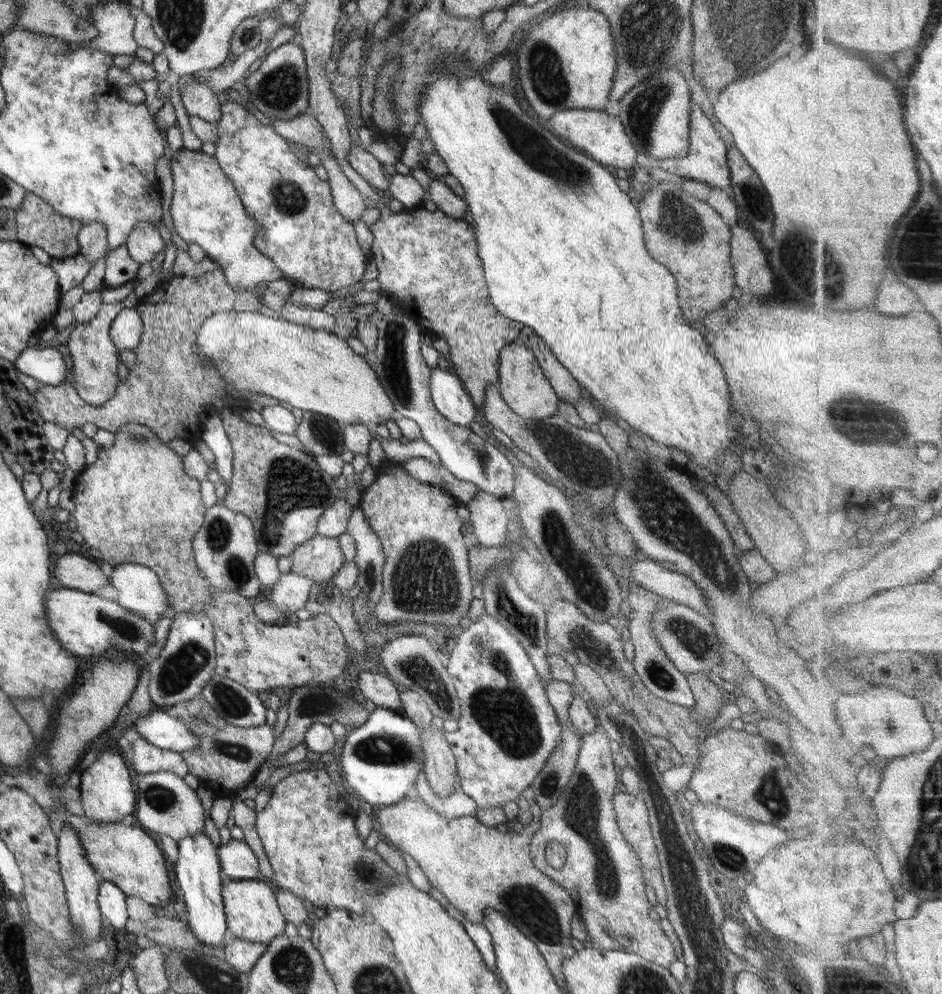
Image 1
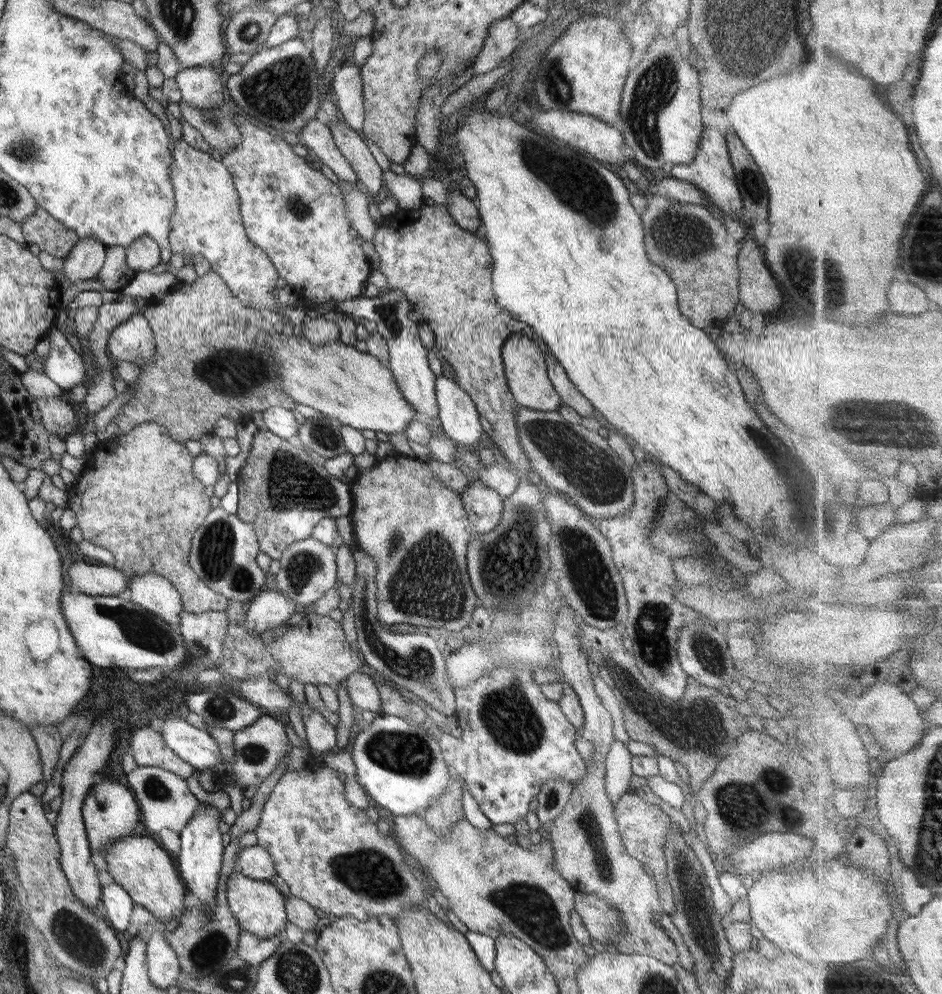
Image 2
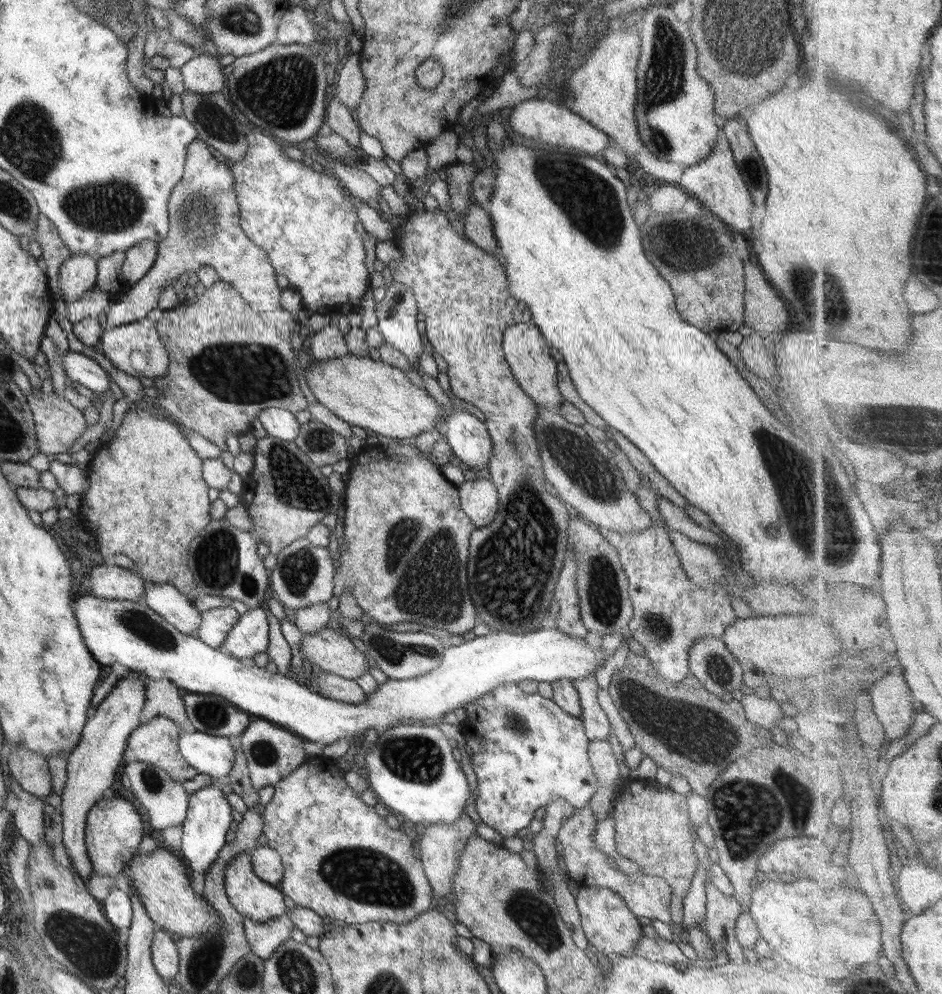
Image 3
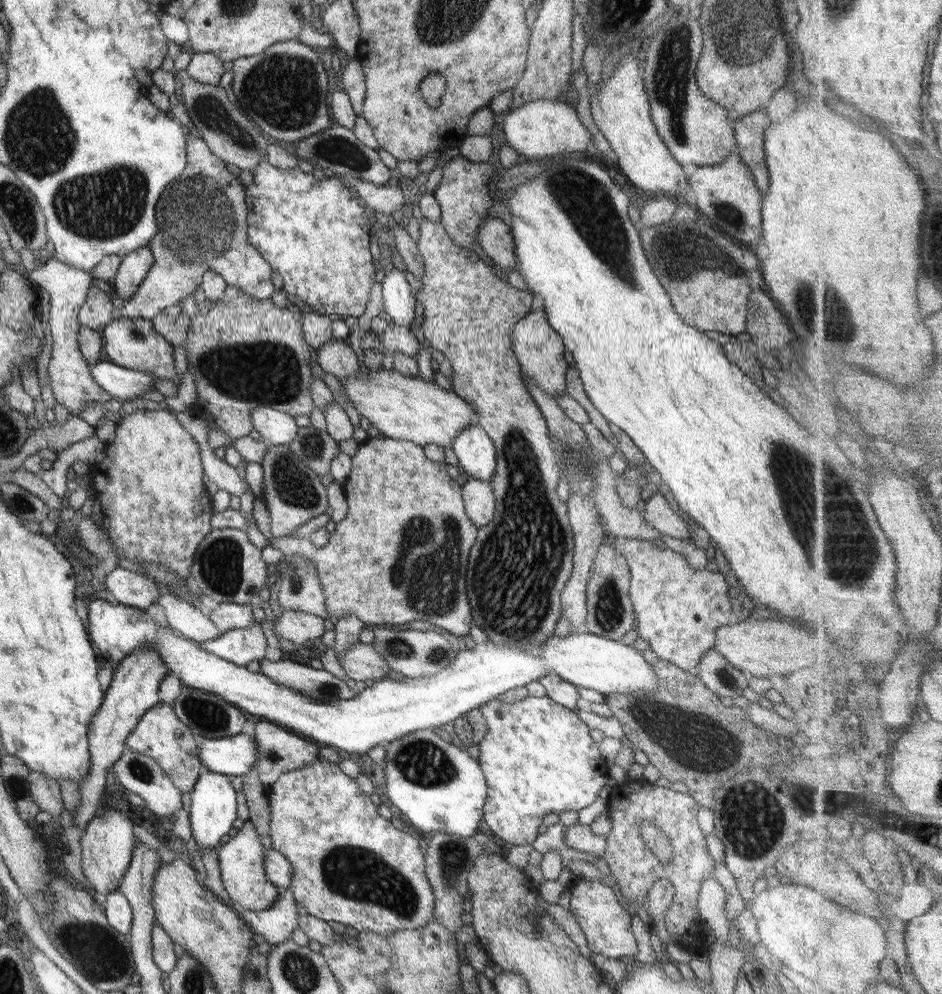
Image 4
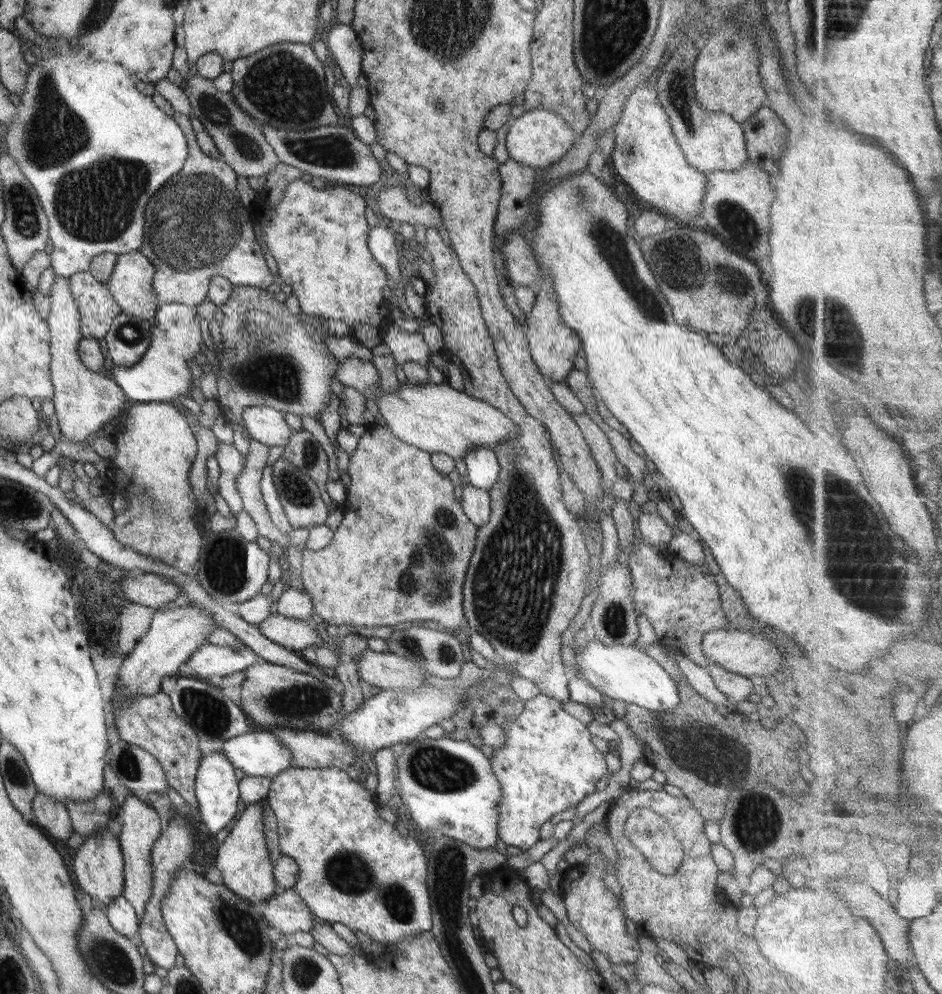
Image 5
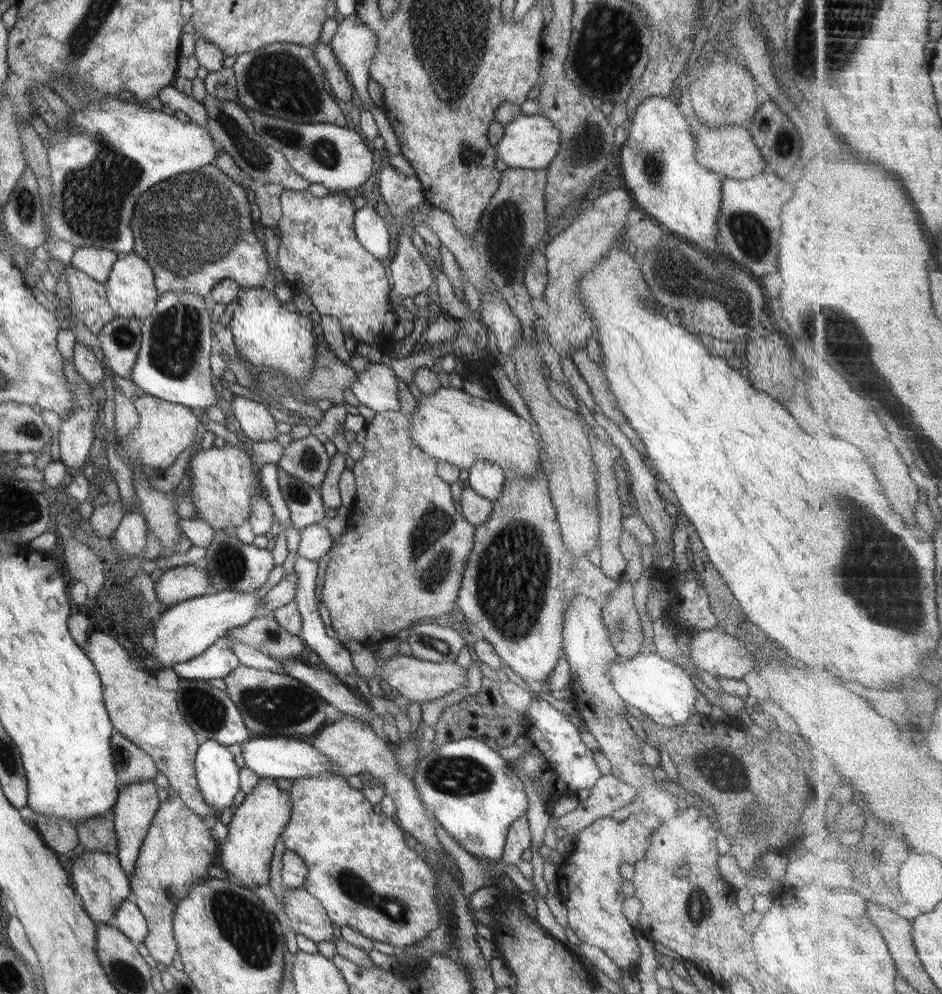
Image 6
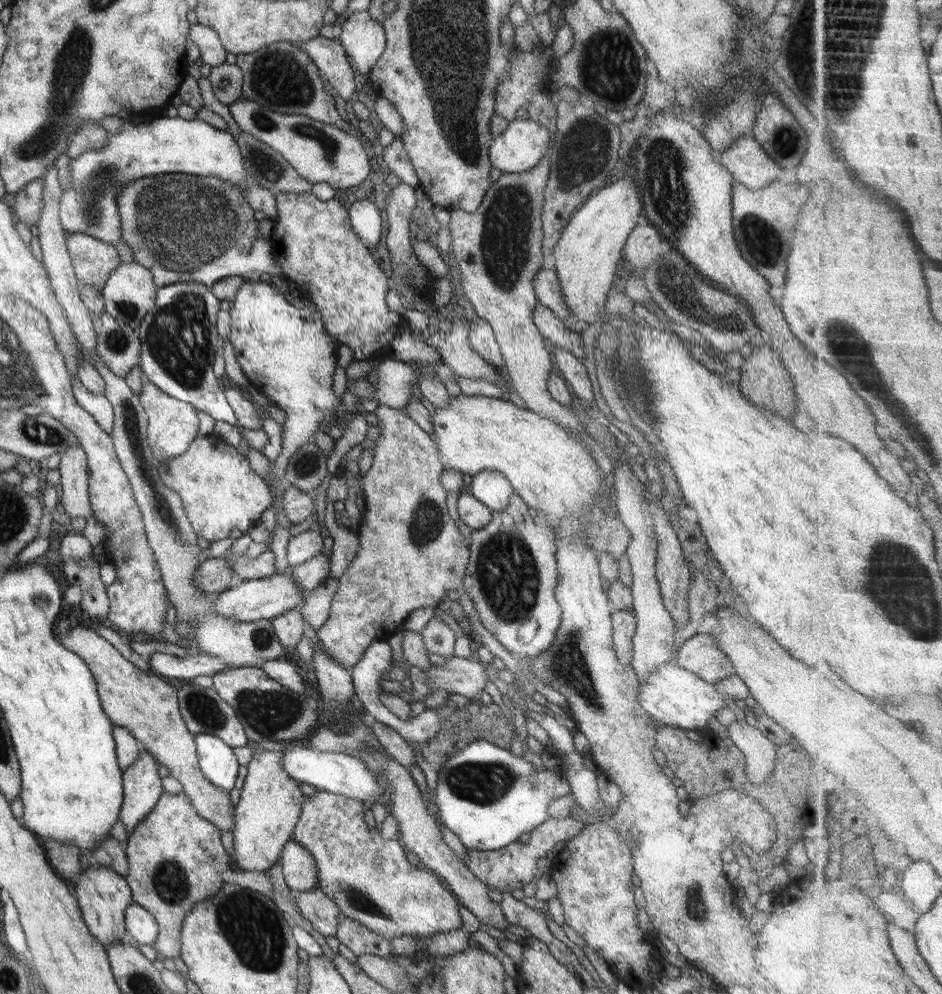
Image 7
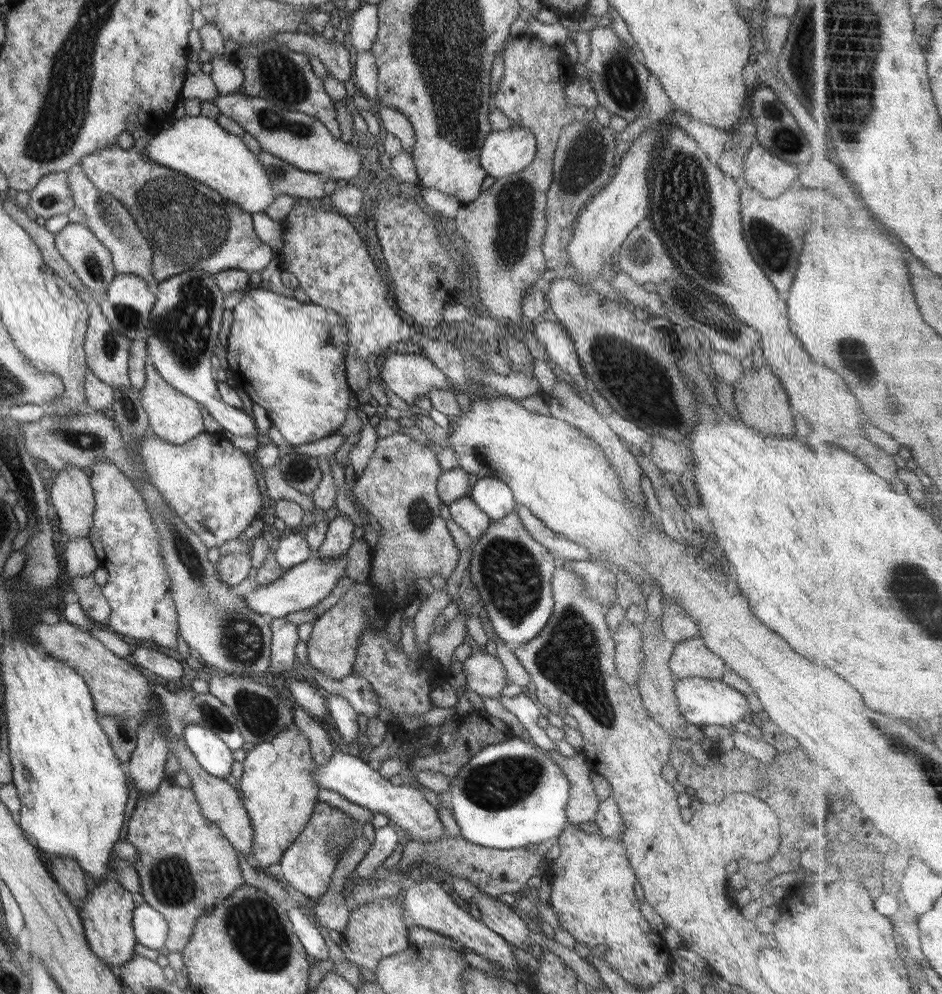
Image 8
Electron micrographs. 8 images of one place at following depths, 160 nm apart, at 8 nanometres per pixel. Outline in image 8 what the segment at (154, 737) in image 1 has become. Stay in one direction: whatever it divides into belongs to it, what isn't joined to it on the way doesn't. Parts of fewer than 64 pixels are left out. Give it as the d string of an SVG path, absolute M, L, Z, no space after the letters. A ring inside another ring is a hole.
M339 744L332 751L331 758L322 766L314 766L313 778L319 787L338 792L343 798L367 808L370 812L385 815L389 822L397 824L407 832L409 839L421 843L435 842L440 836L446 836L436 809L423 797L421 789L410 787L408 784L391 785L388 779L381 777L366 762L350 756Z

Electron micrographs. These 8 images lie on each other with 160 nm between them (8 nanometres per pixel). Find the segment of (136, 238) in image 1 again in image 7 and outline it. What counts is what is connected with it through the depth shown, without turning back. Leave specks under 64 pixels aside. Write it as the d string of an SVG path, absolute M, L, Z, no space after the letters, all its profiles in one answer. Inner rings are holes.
M135 262L119 264L111 273L105 284L99 290L103 301L103 310L121 327L137 330L141 319L154 305L157 287L152 283L151 273Z

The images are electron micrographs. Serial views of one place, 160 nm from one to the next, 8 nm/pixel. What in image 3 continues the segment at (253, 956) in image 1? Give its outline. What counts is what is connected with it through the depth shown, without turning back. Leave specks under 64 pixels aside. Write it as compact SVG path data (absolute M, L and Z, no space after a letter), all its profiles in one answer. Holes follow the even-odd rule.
M285 912L285 914L281 916L276 916L271 920L266 920L265 922L255 922L250 918L242 917L242 925L244 935L246 936L245 940L247 940L247 944L250 946L249 953L253 954L253 956L257 956L257 958L263 962L275 952L283 941L290 939L290 932L294 926L289 918L288 912Z

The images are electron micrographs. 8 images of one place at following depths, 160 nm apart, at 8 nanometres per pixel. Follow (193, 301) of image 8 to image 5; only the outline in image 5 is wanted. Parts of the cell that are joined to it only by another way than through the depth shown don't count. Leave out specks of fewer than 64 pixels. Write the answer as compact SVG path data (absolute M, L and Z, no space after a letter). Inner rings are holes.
M181 303L156 306L150 323L149 346L145 354L129 368L114 366L113 379L131 402L169 402L178 396L189 397L191 384L197 384L189 372L187 362L193 360L201 344L199 317L195 307Z

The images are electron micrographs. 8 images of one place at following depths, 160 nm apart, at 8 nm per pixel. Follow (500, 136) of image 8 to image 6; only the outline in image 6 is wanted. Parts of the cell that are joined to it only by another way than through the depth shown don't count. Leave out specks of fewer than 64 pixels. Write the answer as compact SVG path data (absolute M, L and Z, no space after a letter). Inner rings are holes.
M519 114L504 127L502 138L495 146L496 158L514 169L545 169L555 156L559 146L560 132L547 118L533 114Z

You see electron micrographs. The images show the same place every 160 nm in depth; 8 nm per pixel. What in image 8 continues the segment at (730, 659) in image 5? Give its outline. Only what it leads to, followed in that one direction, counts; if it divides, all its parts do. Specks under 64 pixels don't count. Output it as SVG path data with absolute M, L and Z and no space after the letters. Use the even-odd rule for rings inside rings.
M700 637L674 643L667 666L672 676L681 680L701 677L721 681L726 671L724 662L703 644Z

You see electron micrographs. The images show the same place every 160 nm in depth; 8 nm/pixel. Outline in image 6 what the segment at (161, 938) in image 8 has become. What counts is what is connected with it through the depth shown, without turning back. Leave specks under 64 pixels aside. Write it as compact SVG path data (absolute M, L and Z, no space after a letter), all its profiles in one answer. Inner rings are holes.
M132 899L124 900L108 924L136 944L143 942L148 933L147 921L143 918Z

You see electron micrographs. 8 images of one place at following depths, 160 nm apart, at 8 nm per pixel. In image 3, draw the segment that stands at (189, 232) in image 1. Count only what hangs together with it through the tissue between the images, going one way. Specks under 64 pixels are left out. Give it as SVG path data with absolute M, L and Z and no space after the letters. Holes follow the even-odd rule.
M200 139L193 140L187 145L186 159L182 177L173 185L169 193L165 210L167 211L168 229L165 236L156 243L157 252L153 266L147 270L145 276L141 277L129 289L127 298L131 300L119 300L107 307L107 326L129 324L141 320L149 314L158 303L160 292L172 286L172 282L181 274L197 273L199 267L209 266L217 274L221 281L230 284L246 300L254 311L271 312L279 309L279 288L275 283L275 272L270 266L268 256L255 246L241 230L239 224L239 207L233 190L233 173L227 162L218 162L209 152L207 145Z

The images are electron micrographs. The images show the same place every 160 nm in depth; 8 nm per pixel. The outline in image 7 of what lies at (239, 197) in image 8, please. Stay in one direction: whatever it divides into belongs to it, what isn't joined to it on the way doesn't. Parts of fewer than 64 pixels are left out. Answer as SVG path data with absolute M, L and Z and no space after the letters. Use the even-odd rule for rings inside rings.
M161 116L152 121L129 121L117 134L107 132L107 140L103 148L70 159L70 182L58 200L60 223L68 233L85 233L115 246L121 239L116 194L124 184L144 176L169 173L214 176L240 189L242 194L248 183L253 183L233 137L201 120Z

